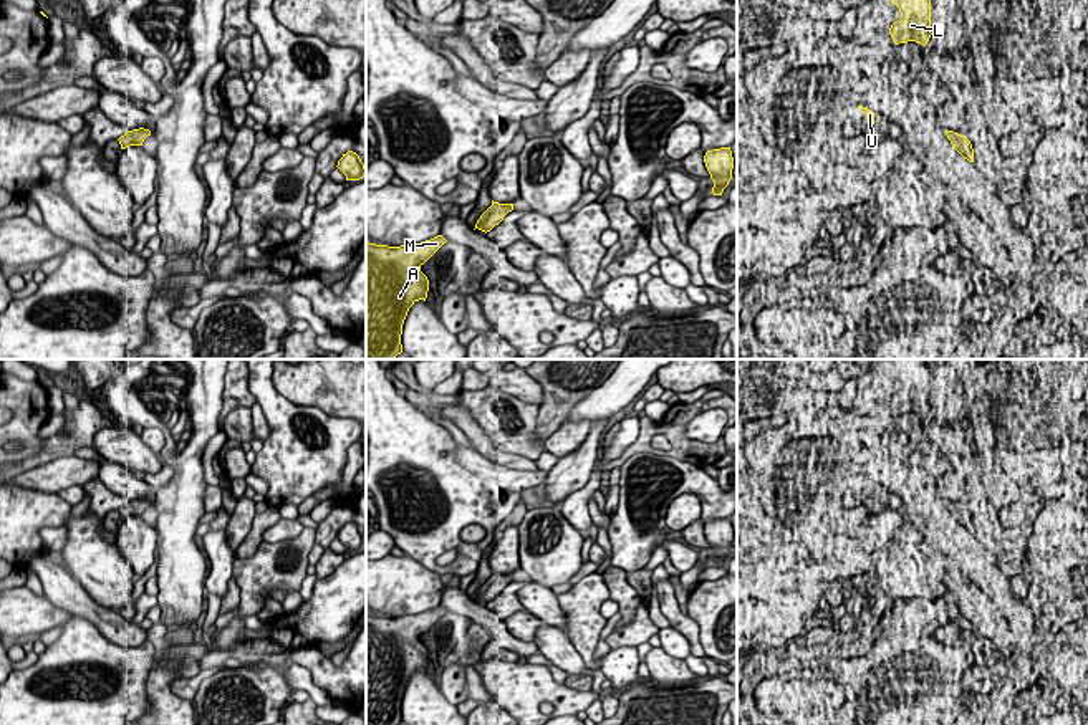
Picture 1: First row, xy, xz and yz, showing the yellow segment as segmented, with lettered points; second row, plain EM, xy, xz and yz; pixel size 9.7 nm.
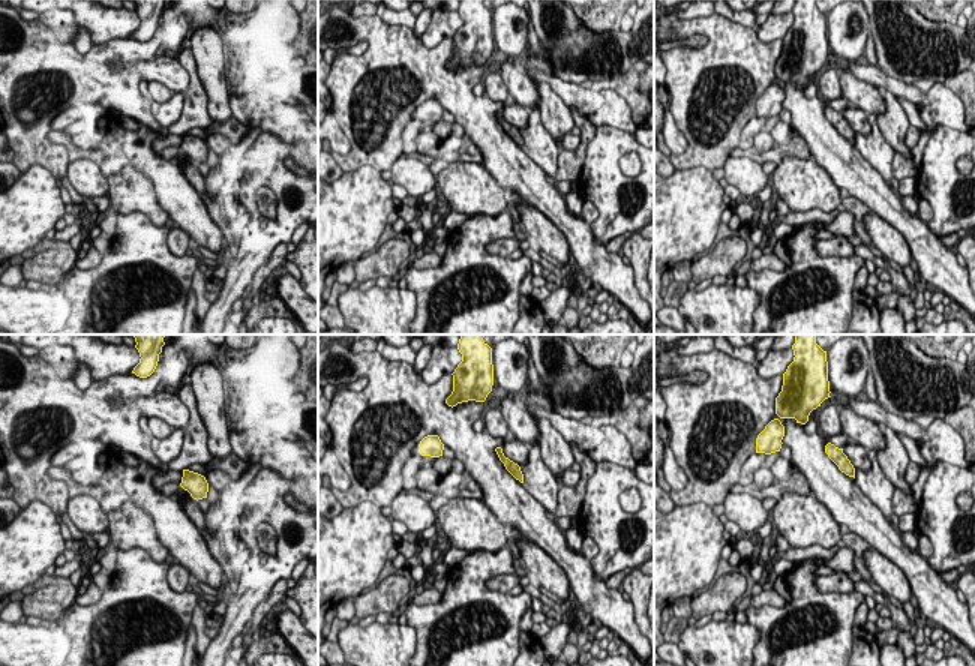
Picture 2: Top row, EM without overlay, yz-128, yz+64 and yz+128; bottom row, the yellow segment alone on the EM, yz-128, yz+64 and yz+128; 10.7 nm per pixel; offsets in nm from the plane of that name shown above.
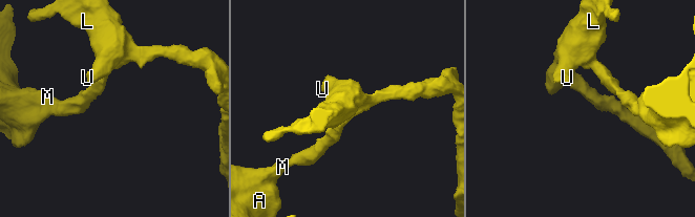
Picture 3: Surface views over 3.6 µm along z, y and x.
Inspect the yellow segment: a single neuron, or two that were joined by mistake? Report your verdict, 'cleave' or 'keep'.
keep

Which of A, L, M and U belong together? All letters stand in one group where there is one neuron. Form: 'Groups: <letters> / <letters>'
Groups: A L M U

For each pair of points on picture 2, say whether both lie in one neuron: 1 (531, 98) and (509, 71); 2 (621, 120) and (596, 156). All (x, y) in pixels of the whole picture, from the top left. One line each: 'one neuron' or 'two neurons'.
1: one neuron
2: two neurons

